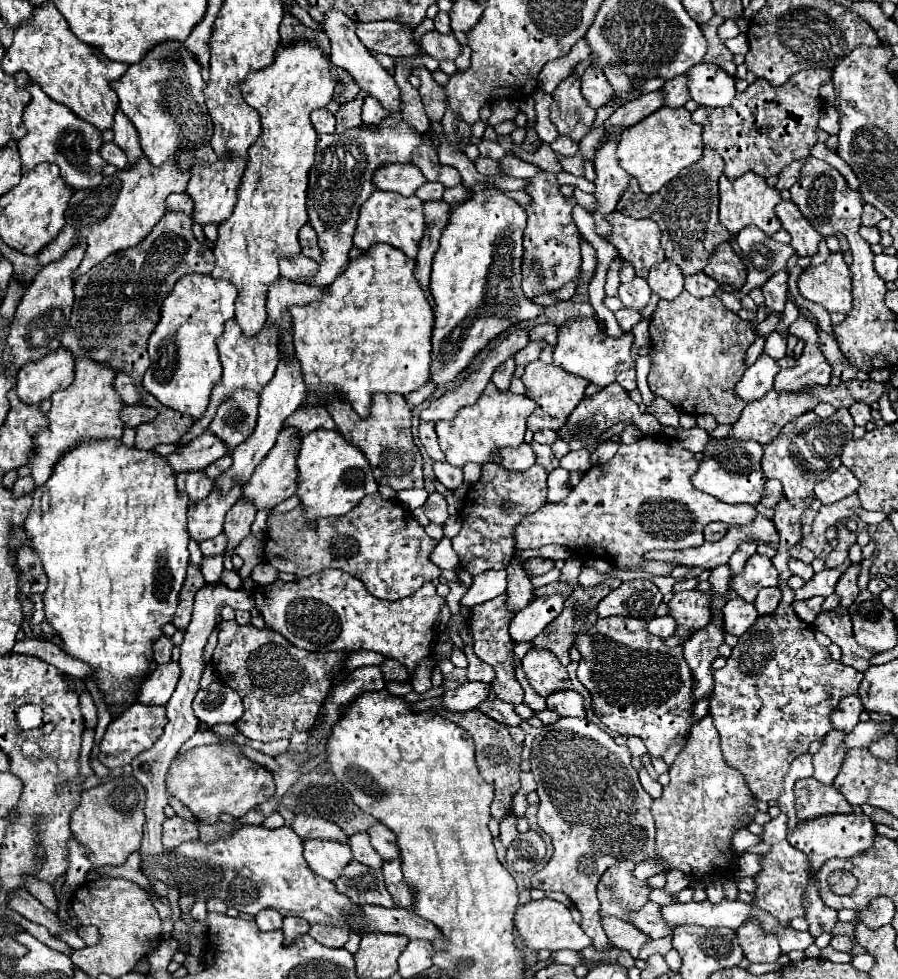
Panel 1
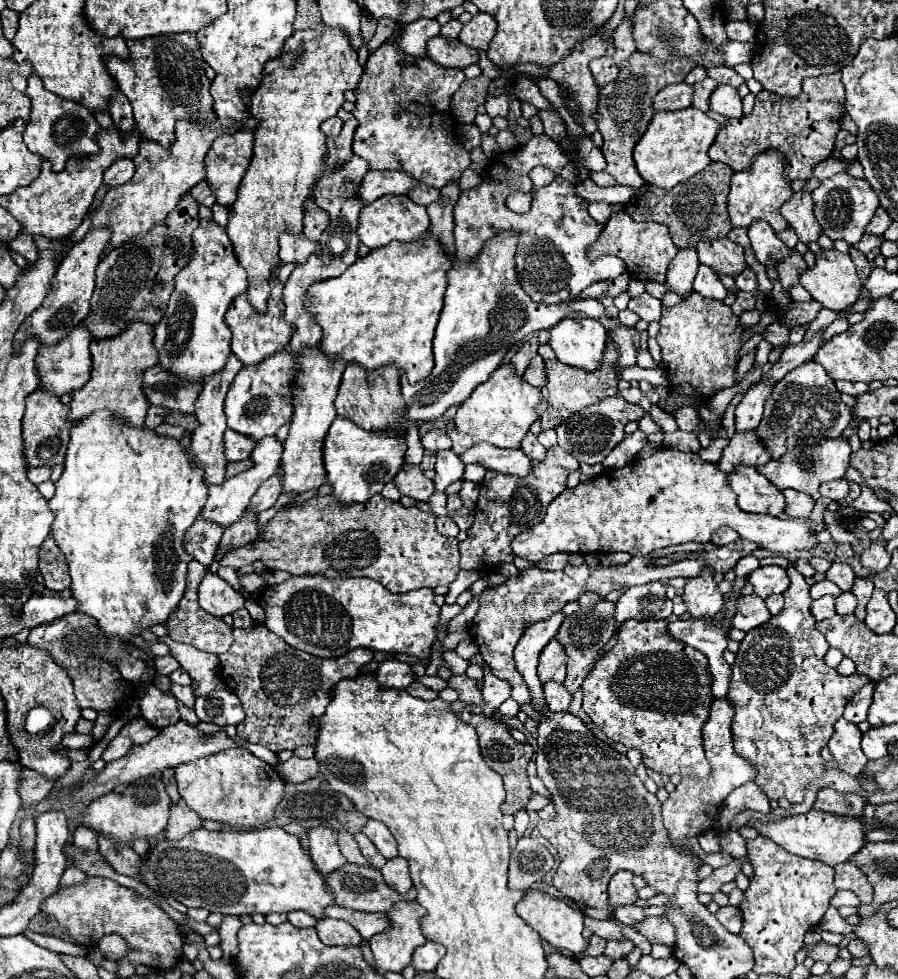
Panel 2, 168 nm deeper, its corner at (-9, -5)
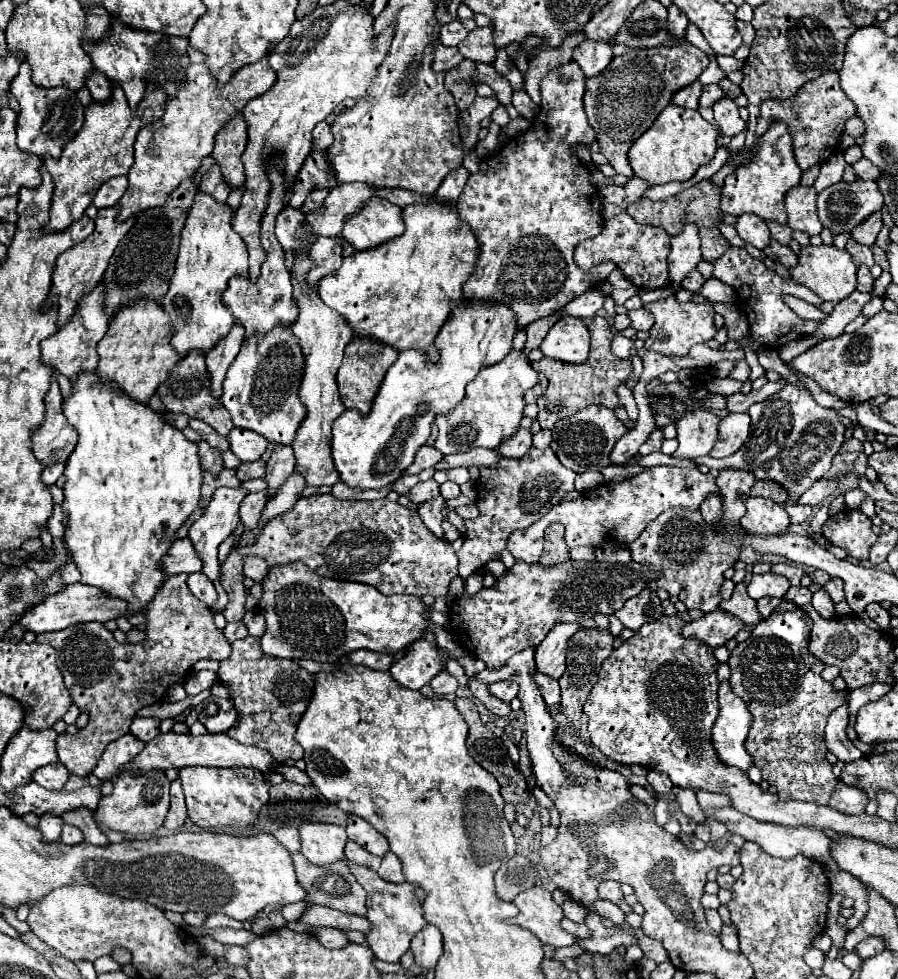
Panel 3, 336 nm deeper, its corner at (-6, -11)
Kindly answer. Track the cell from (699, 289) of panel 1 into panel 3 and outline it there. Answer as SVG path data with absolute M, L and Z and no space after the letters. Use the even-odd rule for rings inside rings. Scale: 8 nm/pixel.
M694 269L692 273L688 273L688 277L684 277L684 281L680 283L682 285L682 289L688 289L688 291L692 291L692 293L696 293L700 287L702 287L702 283L704 283L706 279Z

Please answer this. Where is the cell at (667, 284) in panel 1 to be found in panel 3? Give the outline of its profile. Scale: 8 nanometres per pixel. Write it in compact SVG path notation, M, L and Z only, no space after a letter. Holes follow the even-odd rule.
M686 223L684 231L680 231L680 235L674 235L670 239L670 255L668 255L670 279L680 283L692 269L696 269L700 259L702 253L700 253L698 227L694 223Z

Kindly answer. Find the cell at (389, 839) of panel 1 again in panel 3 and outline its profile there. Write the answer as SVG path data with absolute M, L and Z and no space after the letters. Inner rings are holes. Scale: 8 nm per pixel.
M358 815L348 817L346 833L348 833L350 841L356 841L360 847L368 849L372 855L382 857L388 851L388 841L370 823L360 819Z

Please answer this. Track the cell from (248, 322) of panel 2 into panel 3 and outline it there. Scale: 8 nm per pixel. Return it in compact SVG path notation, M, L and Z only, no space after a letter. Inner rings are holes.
M280 163L276 167L268 167L268 177L272 179L272 195L268 195L268 211L264 211L264 223L260 231L262 247L266 251L266 261L262 263L260 277L256 281L250 281L250 277L236 275L230 279L228 289L222 295L224 305L232 311L234 319L240 319L246 327L246 337L250 337L254 331L272 331L276 325L292 325L298 315L298 307L292 295L292 277L284 265L284 249L280 247L276 235L274 235L274 221L276 215L284 209L284 175L280 175Z

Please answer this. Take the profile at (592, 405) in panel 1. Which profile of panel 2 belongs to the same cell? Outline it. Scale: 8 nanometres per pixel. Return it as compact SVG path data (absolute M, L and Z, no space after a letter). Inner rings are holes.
M615 395L615 397L605 397L599 403L589 405L583 411L575 413L567 421L563 421L559 427L555 427L555 431L559 437L559 445L567 449L579 463L597 465L607 457L607 453L611 453L611 449L619 441L623 441L625 425L629 421L639 421L643 415L645 415L643 407L627 403L621 395Z

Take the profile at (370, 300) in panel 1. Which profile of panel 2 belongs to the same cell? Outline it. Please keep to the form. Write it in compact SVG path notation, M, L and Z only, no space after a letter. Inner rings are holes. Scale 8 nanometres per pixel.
M427 233L427 241L423 245L413 245L413 243L401 243L401 241L393 241L391 245L379 247L375 251L371 251L365 257L359 257L343 275L335 277L335 279L327 279L323 283L315 283L311 285L311 289L307 291L307 305L305 309L313 315L313 321L323 329L323 339L321 339L321 351L331 359L331 361L343 361L345 365L349 363L359 363L367 373L373 373L377 369L381 369L383 365L395 365L399 369L399 373L405 373L407 379L411 383L423 381L429 377L431 369L433 369L433 335L435 335L435 327L437 327L437 319L439 313L443 309L443 293L447 287L447 269L451 267L451 261L445 257L441 245Z

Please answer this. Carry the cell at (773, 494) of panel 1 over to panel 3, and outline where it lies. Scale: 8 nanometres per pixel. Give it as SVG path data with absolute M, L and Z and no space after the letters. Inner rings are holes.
M796 503L796 505L788 505L788 507L784 507L784 509L788 511L792 523L804 523L804 521L808 521L808 519L812 517L812 507L810 507L810 505L800 505L800 503Z

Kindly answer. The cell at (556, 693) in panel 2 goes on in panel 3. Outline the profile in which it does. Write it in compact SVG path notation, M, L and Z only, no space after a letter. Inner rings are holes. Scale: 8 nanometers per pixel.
M536 671L534 681L538 683L540 693L542 693L542 697L544 697L544 701L546 701L546 705L548 705L548 707L552 707L552 705L560 703L560 685L558 685L558 681L556 681L556 679L552 679L552 677L544 677L542 673L538 673L538 671Z

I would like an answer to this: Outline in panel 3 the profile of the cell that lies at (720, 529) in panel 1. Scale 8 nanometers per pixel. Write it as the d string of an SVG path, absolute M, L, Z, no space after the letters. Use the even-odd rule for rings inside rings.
M710 495L704 501L704 505L700 505L700 513L706 519L706 523L710 523L710 525L720 523L722 521L722 503L720 503L720 497L718 495Z

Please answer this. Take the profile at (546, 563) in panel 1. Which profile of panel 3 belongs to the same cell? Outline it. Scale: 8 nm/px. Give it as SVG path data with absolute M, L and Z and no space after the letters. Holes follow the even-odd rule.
M552 525L546 529L546 541L544 541L544 553L540 557L542 565L554 565L564 563L570 559L570 549L564 543L564 527Z

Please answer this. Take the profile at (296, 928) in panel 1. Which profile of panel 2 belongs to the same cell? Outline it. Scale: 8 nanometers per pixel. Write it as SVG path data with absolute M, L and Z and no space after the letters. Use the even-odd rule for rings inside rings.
M293 911L293 913L289 913L289 923L295 927L315 927L317 919L313 919L305 911Z

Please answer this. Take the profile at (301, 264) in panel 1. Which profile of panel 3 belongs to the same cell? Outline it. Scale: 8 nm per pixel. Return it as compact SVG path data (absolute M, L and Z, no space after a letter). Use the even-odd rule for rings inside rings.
M284 207L276 219L276 237L280 241L280 245L284 247L284 251L294 249L294 251L302 251L308 249L308 243L304 239L296 237L296 231L304 225L304 213L300 209L294 207Z

